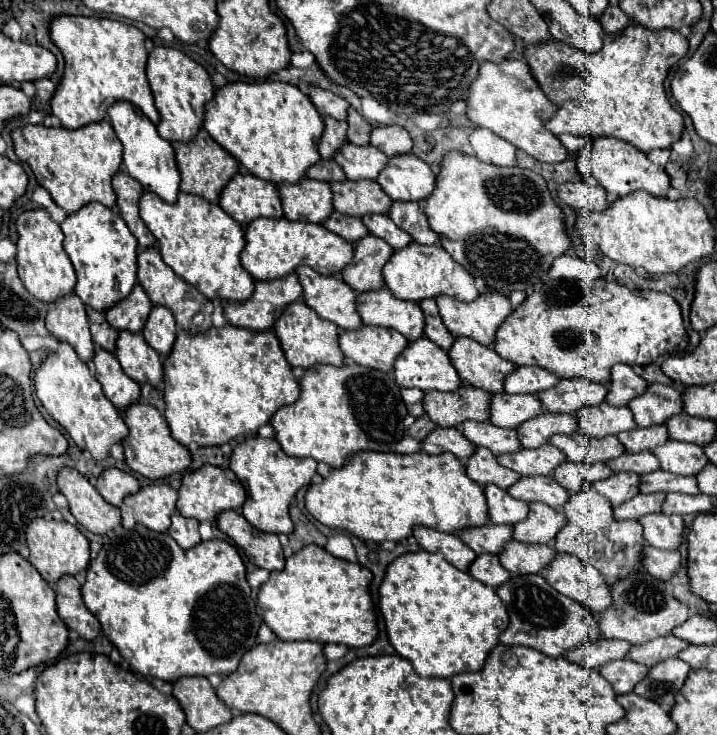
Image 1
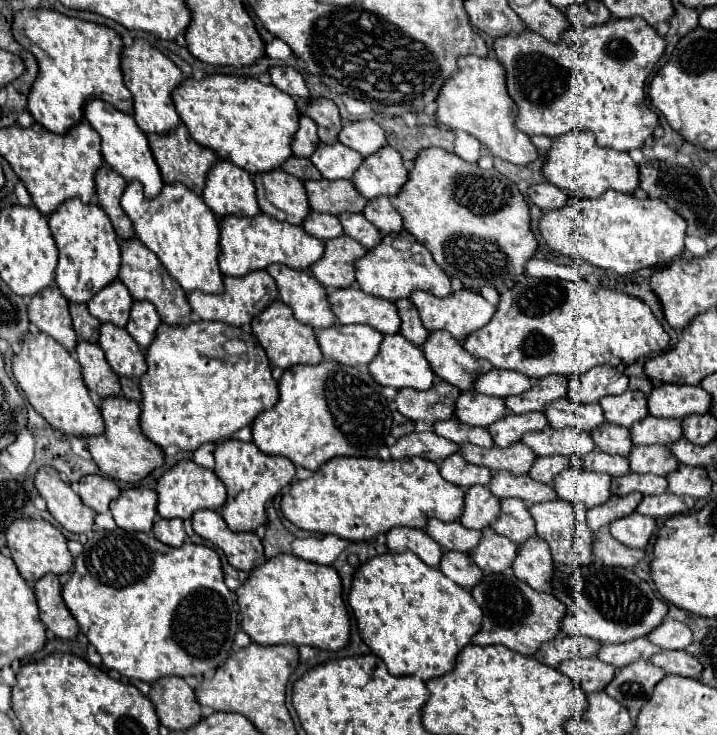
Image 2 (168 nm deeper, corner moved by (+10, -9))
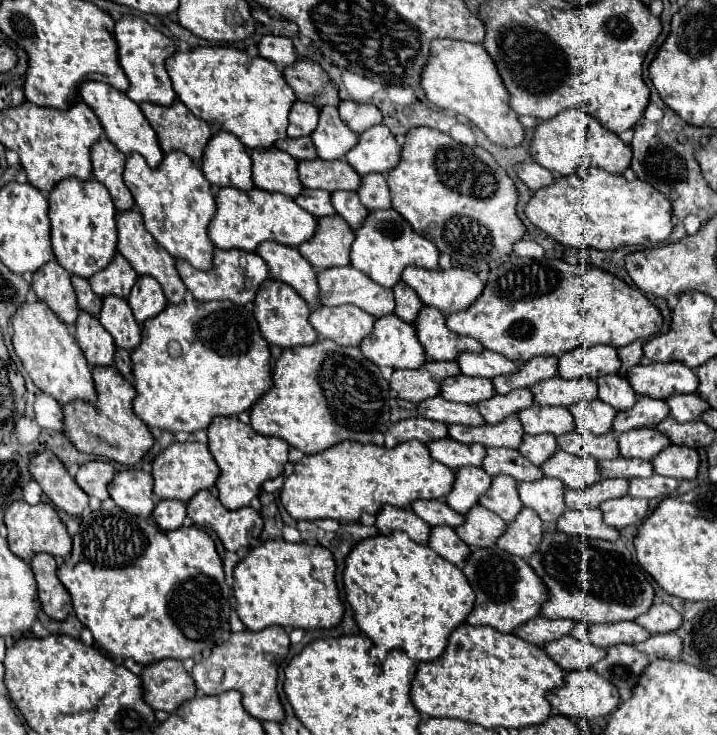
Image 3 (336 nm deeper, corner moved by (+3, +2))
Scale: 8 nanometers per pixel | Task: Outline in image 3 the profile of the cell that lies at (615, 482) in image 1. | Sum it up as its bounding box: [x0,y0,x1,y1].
[541,450,601,488]

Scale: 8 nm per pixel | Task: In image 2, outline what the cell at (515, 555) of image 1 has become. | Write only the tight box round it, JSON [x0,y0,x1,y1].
[468,527,516,573]

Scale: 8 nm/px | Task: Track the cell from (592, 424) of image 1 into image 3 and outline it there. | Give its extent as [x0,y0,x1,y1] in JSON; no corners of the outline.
[531,380,597,408]

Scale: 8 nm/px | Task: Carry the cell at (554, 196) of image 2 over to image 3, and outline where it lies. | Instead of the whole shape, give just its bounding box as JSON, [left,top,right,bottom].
[517,160,555,190]

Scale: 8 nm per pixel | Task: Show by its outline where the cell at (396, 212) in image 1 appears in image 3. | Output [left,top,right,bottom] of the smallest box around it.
[359,174,391,210]

